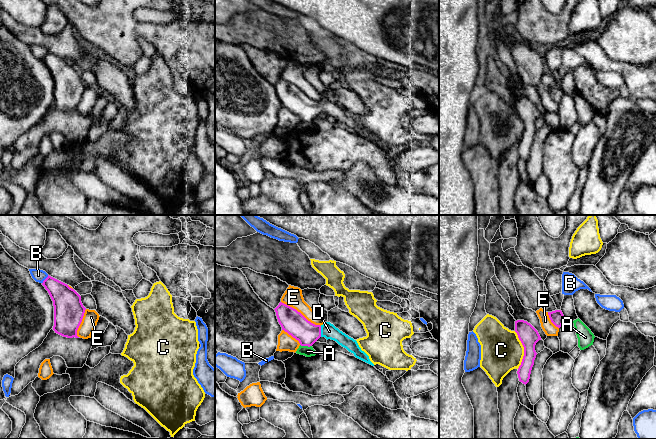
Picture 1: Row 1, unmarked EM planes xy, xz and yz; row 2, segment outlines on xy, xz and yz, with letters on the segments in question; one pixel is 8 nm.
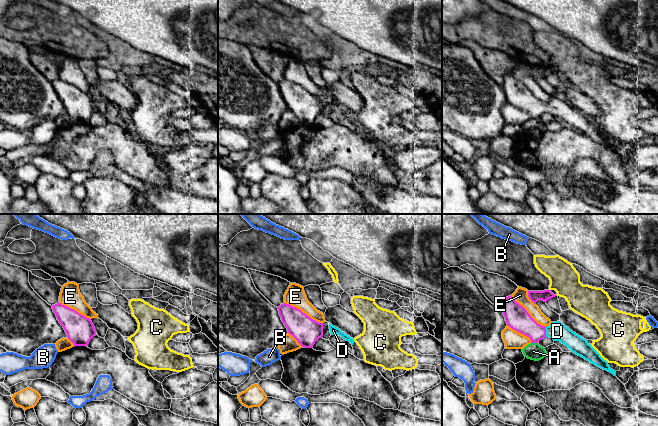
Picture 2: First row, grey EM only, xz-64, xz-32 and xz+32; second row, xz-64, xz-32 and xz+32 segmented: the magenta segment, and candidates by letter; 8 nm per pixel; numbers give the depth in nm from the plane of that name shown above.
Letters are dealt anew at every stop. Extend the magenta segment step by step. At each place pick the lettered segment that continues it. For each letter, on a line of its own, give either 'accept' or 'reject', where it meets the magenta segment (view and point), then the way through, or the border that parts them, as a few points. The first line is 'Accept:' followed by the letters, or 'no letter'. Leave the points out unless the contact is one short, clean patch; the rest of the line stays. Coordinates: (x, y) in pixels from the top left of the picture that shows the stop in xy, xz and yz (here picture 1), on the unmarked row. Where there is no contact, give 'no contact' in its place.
Accept: D
A: reject; contact xz (306, 121); border xz (300, 120), (311, 122)
B: reject; contact xy (45, 55)
C: reject; contact yz (524, 126)
D: accept; contact xz (320, 107); way xz (293, 98), (304, 107), (320, 107), (329, 107)
E: reject; contact xz (300, 89)

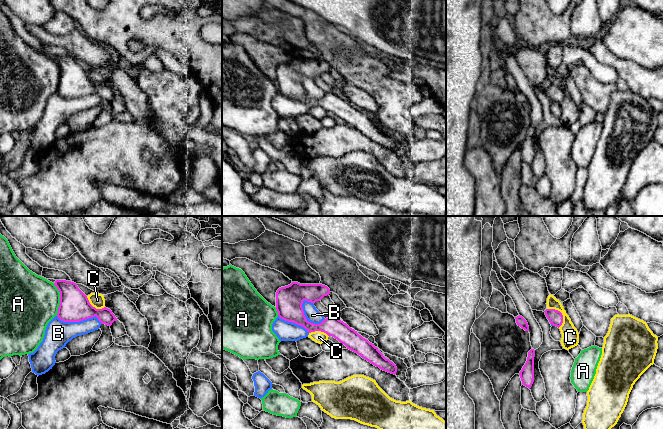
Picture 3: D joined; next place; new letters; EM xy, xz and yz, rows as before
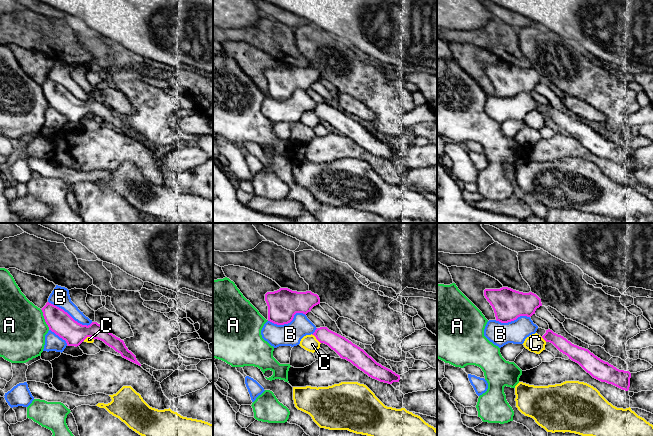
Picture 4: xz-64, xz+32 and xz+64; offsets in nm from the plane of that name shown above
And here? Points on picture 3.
Accept: no letter
A: reject; contact xy (60, 75)
B: reject; contact xz (306, 95)
C: reject; contact yz (561, 89)

